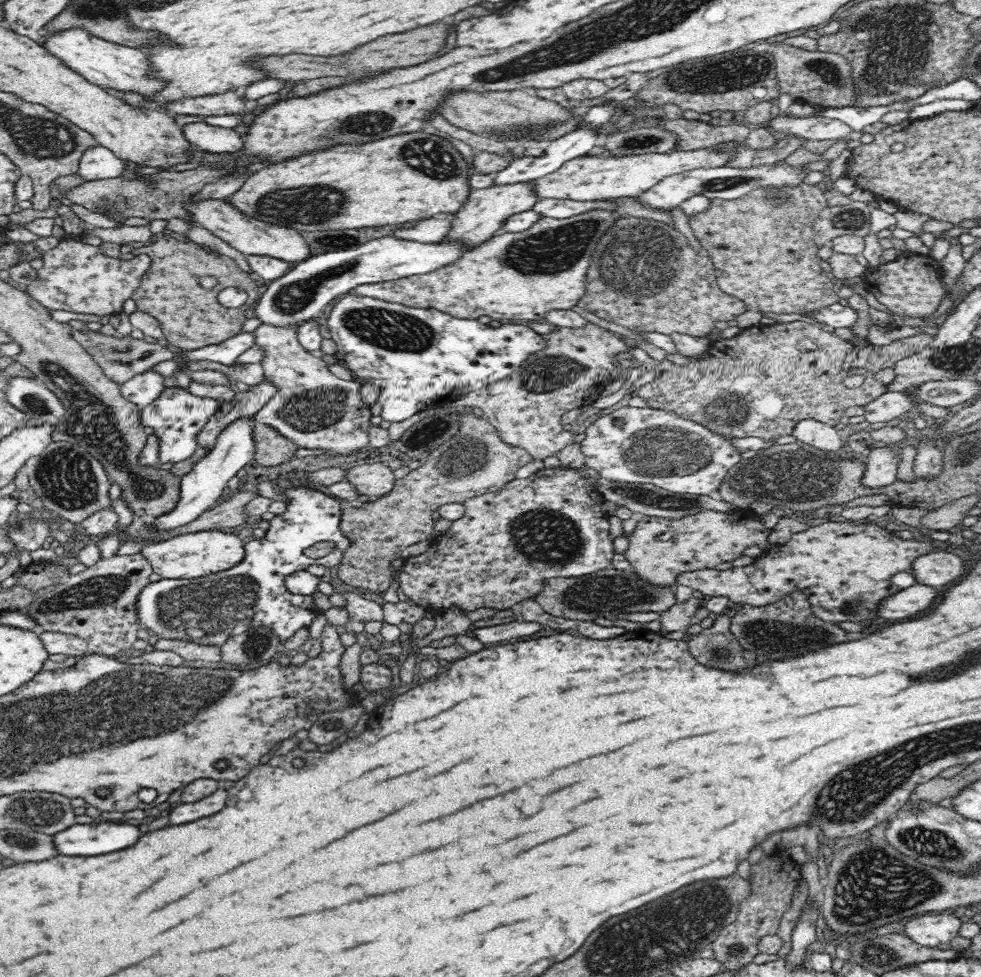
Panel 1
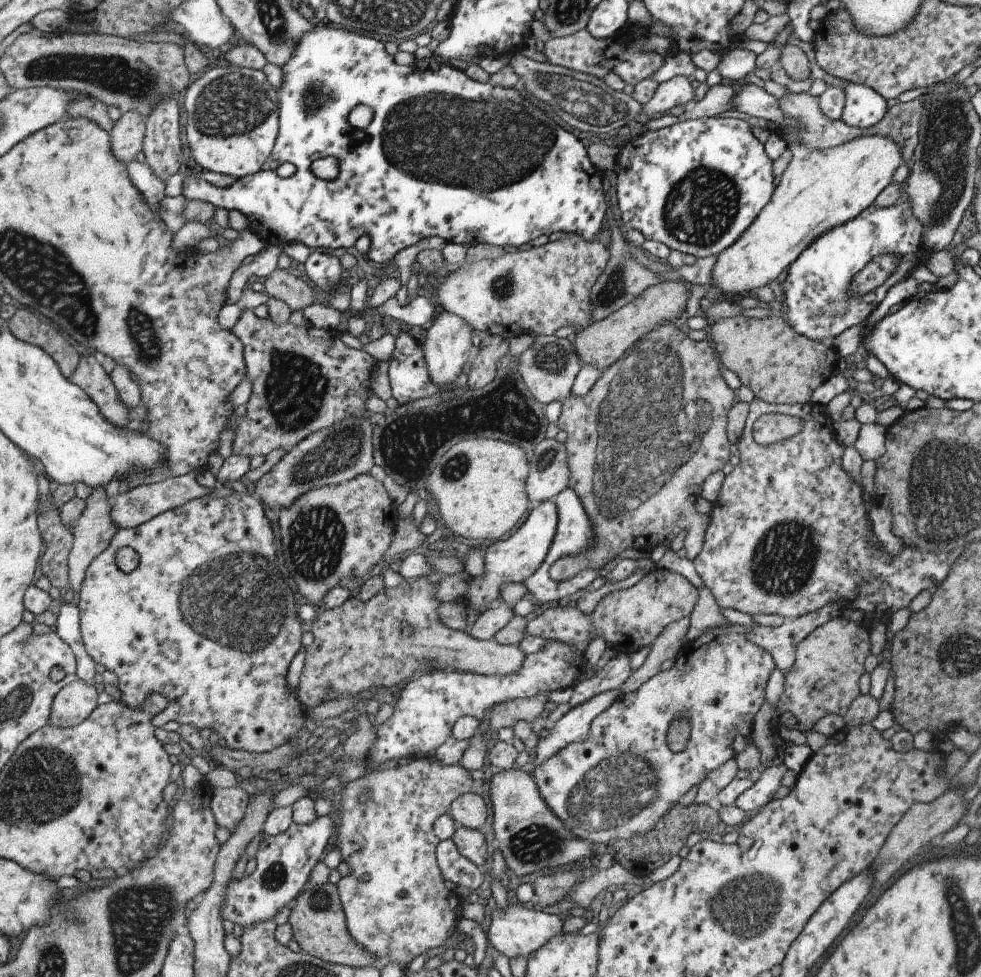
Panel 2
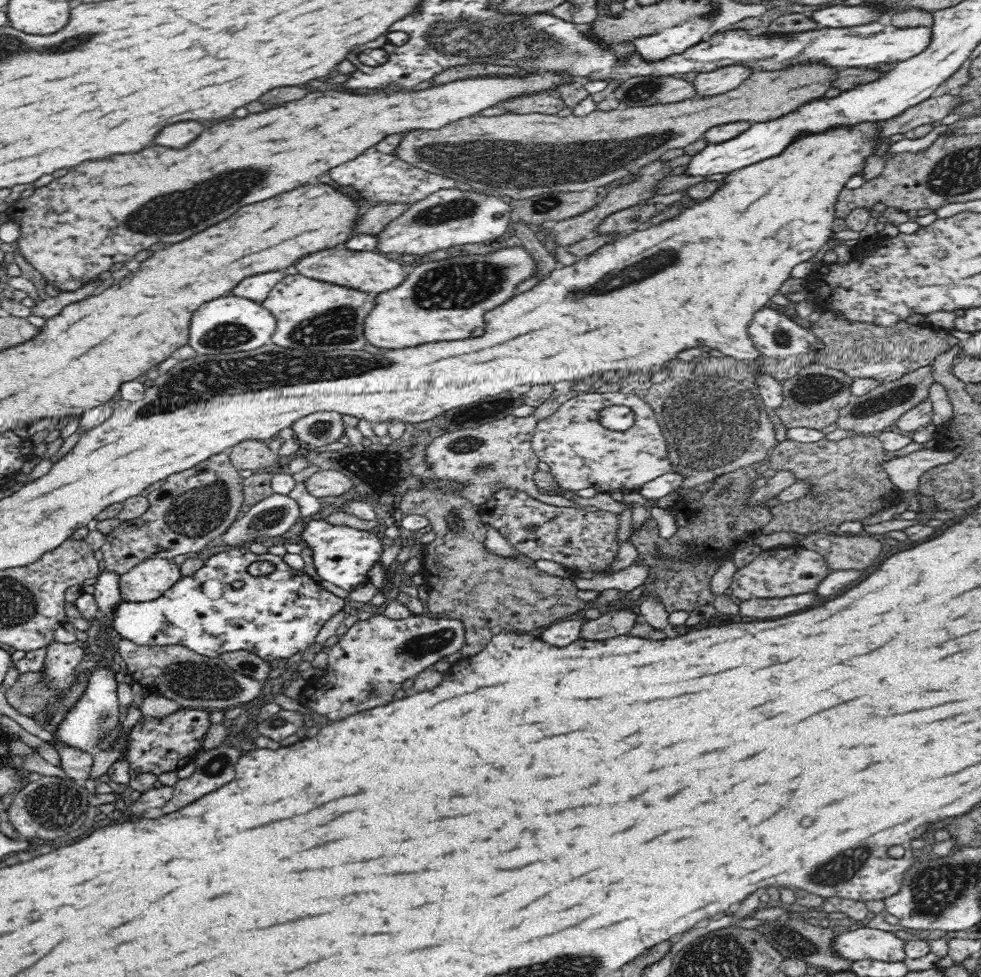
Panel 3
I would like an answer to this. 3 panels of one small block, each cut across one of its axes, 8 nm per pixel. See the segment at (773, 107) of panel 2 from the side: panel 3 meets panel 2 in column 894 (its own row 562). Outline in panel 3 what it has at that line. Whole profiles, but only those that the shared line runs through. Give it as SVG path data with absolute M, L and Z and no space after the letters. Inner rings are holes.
M146 559L119 576L121 601L156 600L180 579L180 567L170 559Z

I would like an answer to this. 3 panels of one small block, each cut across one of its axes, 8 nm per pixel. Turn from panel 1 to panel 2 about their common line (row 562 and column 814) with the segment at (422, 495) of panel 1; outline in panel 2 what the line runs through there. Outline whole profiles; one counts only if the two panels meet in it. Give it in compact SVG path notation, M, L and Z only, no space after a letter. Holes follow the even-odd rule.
M774 311L766 318L741 315L714 320L710 323L709 340L721 367L735 373L755 399L776 405L809 402L812 392L833 376L839 359L832 347L797 332Z

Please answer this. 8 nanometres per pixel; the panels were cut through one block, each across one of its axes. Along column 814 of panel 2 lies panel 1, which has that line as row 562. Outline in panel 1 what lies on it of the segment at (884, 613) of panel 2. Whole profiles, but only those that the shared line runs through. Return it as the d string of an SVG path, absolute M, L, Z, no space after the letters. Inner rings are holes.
M586 464L583 465L582 469L578 470L572 470L572 469L544 469L542 471L536 472L536 474L532 474L529 478L524 478L524 480L512 480L510 483L504 484L502 486L501 490L498 490L496 492L492 493L486 493L474 498L469 498L468 500L465 500L463 502L464 505L464 516L462 518L459 518L458 520L452 521L450 528L442 533L439 534L437 537L434 537L434 540L432 544L429 545L428 550L424 554L419 554L416 555L415 557L410 557L405 559L404 566L400 567L400 572L399 572L399 581L400 581L400 588L403 590L403 594L405 596L408 596L410 598L410 601L415 602L417 605L423 606L429 610L432 611L443 611L446 608L450 608L450 606L457 606L458 608L462 608L464 612L467 612L469 610L478 610L478 608L498 608L500 614L504 614L507 609L510 607L514 606L517 602L520 602L526 598L534 598L542 589L543 586L545 585L545 582L548 579L553 579L553 578L570 578L570 577L583 577L584 575L589 575L604 569L608 569L612 567L612 558L615 555L614 552L614 547L612 543L612 539L610 538L610 524L608 523L608 516L599 510L599 504L601 503L602 499L600 498L599 491L597 490L597 484L593 482L593 478L591 477L596 477L598 476L599 482L600 482L600 477L598 474L595 473L594 470L588 468Z

